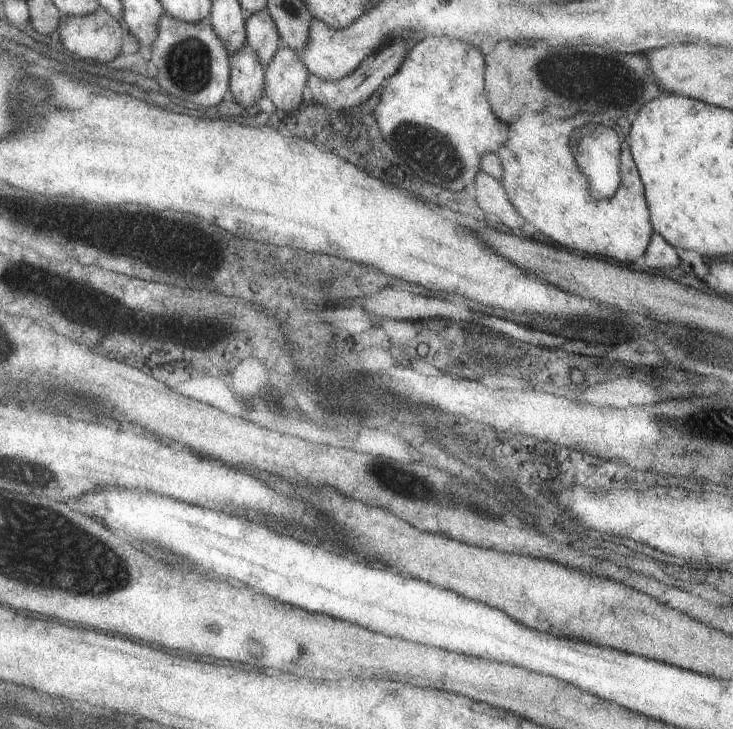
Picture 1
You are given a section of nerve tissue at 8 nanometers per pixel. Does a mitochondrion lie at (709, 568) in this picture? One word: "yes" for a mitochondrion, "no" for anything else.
no

